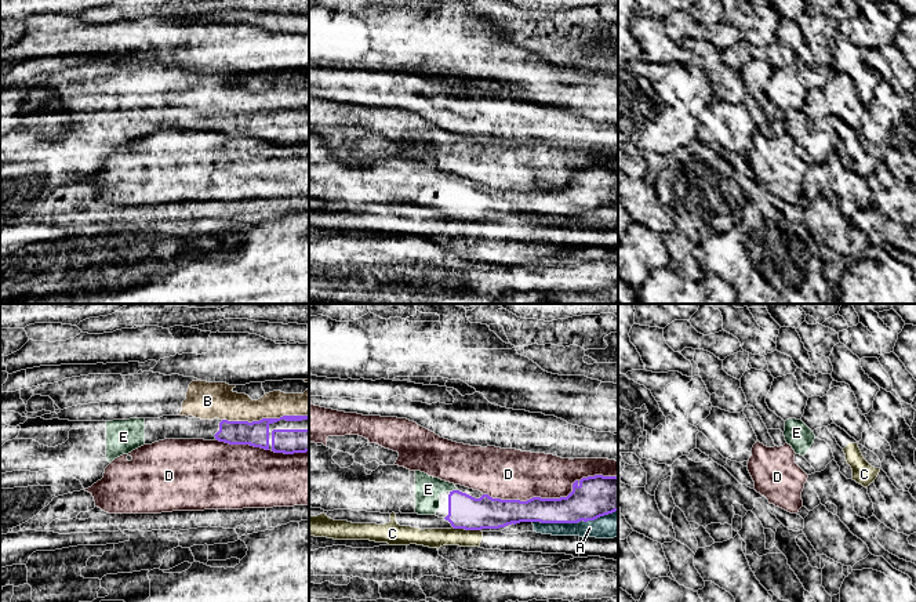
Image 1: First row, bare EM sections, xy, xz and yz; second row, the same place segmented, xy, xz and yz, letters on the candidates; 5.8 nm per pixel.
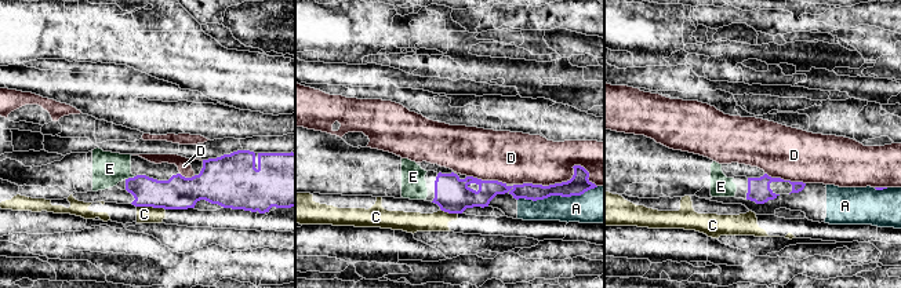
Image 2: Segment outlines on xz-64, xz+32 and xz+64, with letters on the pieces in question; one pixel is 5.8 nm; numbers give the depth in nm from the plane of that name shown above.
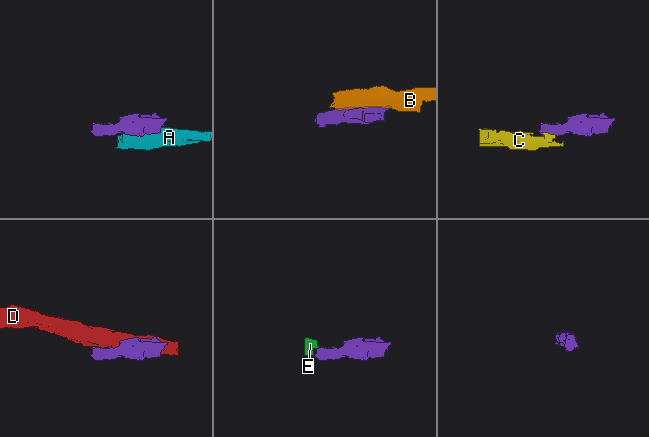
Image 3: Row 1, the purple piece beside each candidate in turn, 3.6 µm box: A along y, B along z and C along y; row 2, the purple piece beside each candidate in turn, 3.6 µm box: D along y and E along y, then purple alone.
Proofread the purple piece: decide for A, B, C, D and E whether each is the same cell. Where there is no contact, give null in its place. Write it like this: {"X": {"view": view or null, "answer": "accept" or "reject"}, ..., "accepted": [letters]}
{"A": {"view": "xz", "answer": "reject"}, "B": {"view": "xy", "answer": "reject"}, "C": {"view": "xz", "answer": "reject"}, "D": {"view": "xz", "answer": "reject"}, "E": {"view": "xz", "answer": "accept"}, "accepted": ["E"]}

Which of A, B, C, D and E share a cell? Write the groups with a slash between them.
A / B / C / D / E

